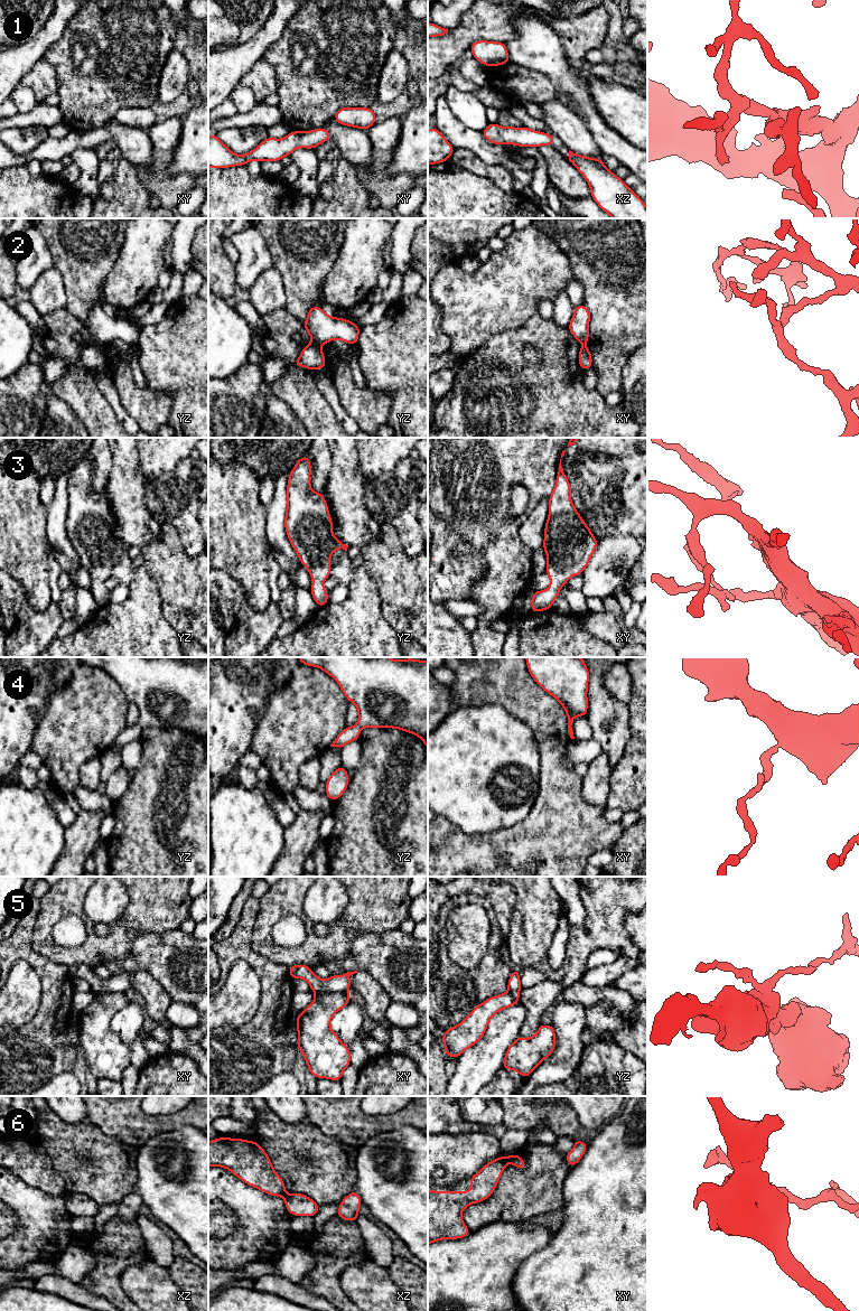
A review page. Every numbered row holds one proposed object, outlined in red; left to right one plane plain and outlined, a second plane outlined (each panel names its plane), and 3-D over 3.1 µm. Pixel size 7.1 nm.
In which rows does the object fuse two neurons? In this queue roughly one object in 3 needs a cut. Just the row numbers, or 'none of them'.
2, 5, 6

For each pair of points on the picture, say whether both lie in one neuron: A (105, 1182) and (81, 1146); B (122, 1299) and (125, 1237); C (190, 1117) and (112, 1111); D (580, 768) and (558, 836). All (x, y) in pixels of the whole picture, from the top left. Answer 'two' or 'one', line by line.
A: one
B: one
C: one
D: two

